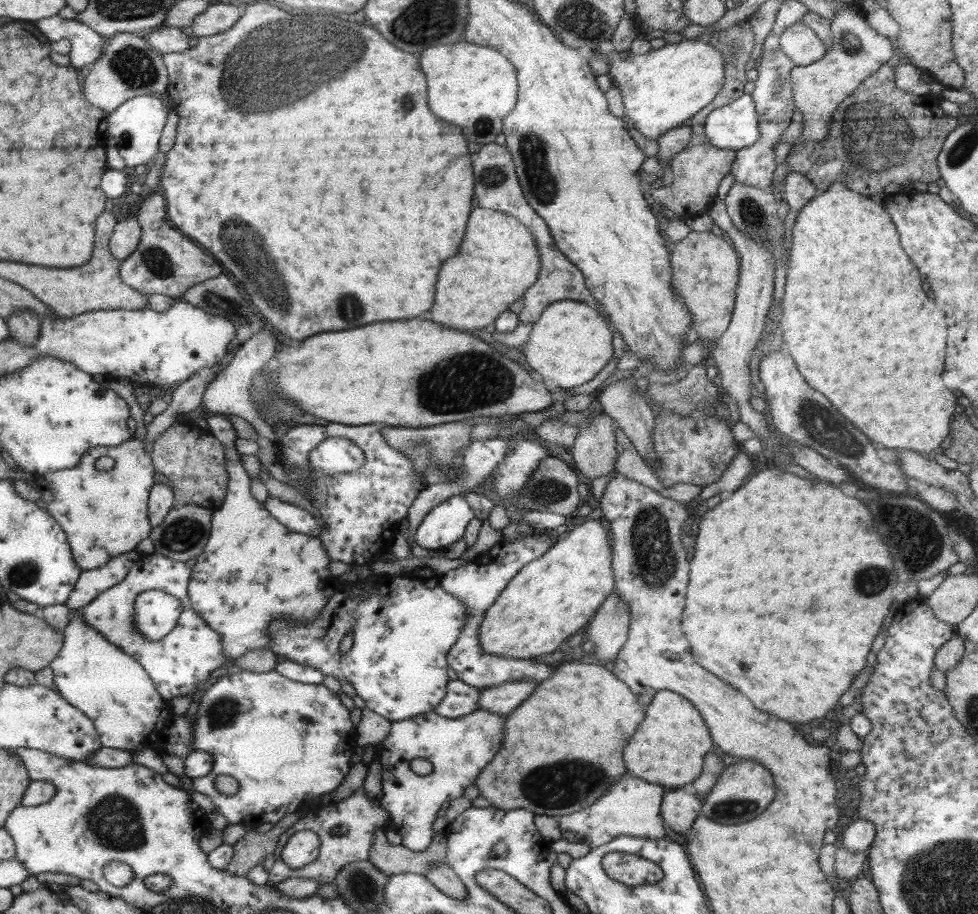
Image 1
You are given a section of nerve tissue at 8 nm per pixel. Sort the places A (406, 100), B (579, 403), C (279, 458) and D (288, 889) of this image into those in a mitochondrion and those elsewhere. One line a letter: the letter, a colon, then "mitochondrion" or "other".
A: mitochondrion
B: other
C: other
D: other

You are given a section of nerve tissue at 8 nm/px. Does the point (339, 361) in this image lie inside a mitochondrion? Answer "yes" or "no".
no

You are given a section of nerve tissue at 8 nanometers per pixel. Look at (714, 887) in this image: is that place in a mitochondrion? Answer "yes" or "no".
no

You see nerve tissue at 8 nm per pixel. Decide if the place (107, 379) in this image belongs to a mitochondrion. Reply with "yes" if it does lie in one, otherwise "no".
no

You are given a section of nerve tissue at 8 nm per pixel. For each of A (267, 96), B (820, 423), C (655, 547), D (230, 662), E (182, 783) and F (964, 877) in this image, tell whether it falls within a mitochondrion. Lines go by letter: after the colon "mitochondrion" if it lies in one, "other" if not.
A: mitochondrion
B: mitochondrion
C: mitochondrion
D: other
E: other
F: mitochondrion

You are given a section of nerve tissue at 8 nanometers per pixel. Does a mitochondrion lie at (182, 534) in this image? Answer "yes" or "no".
yes

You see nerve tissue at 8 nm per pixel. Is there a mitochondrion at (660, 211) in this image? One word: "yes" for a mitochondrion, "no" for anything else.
no

